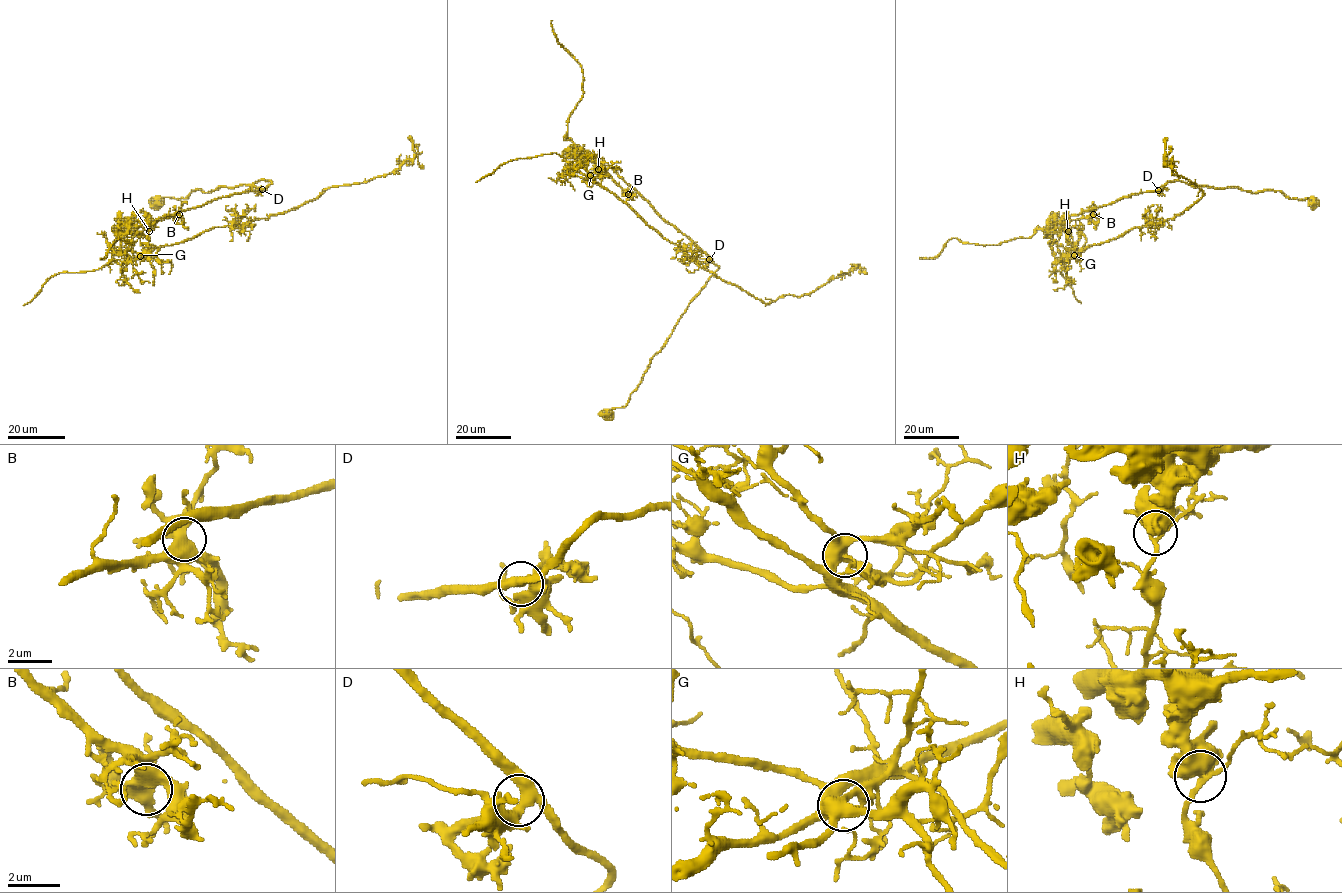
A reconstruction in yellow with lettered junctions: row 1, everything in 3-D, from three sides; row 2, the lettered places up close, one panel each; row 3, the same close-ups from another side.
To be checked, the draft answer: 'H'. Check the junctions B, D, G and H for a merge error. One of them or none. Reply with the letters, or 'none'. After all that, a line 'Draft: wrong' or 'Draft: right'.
H
Draft: right

